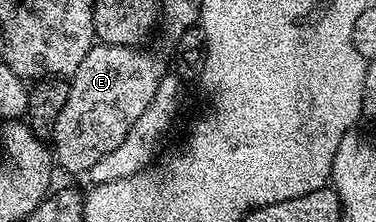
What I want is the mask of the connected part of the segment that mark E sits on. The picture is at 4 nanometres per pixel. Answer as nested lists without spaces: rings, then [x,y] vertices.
[[[98,42],[89,50],[87,57],[79,65],[79,69],[68,80],[69,96],[67,105],[63,105],[63,113],[57,115],[51,136],[51,150],[56,166],[61,167],[71,174],[88,173],[91,165],[102,157],[107,157],[111,149],[119,149],[123,145],[123,137],[131,133],[131,125],[139,121],[143,109],[151,105],[155,97],[155,89],[159,89],[159,81],[162,75],[166,74],[167,67],[161,64],[157,55],[152,55],[146,49],[136,47],[120,47],[110,43]]]

